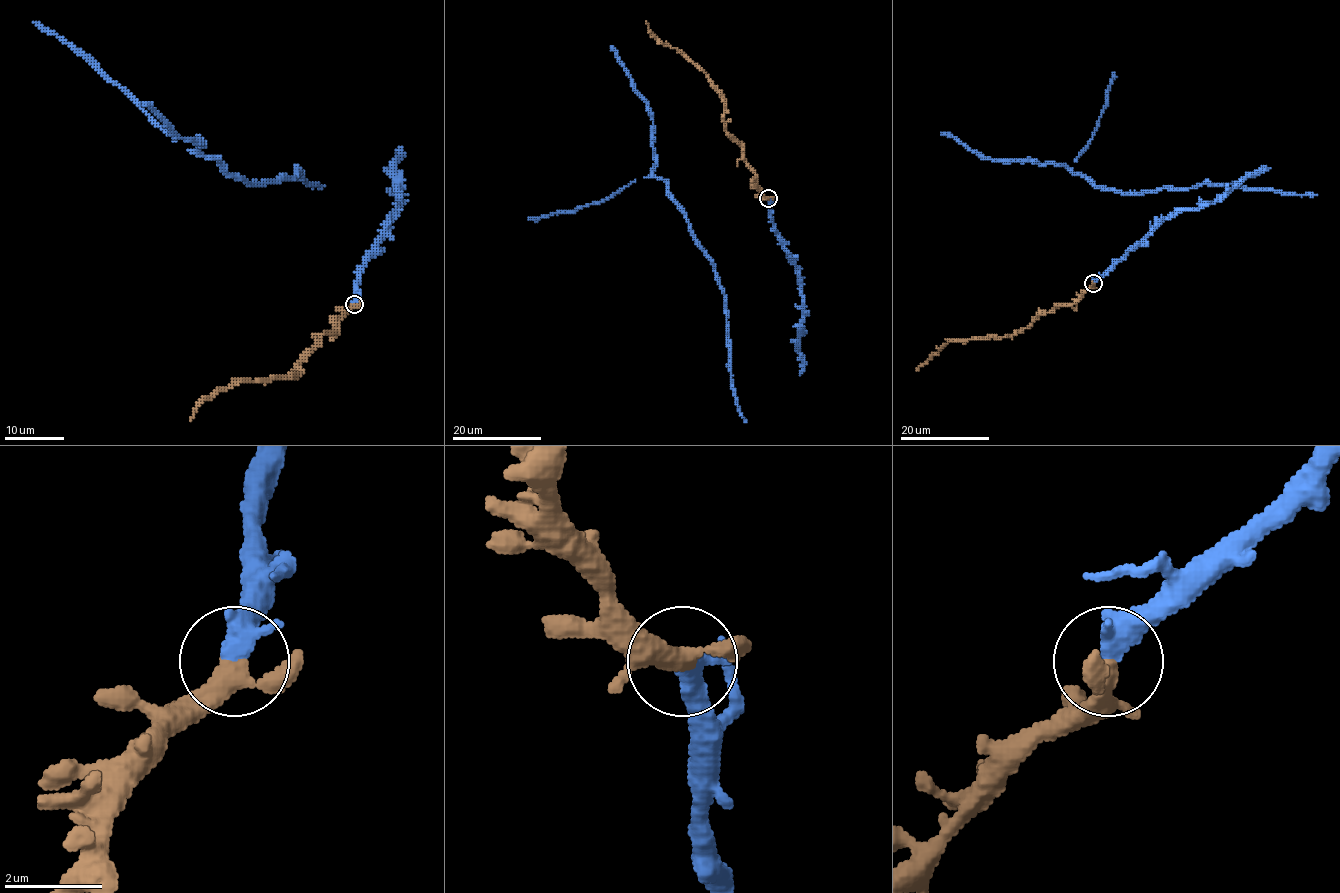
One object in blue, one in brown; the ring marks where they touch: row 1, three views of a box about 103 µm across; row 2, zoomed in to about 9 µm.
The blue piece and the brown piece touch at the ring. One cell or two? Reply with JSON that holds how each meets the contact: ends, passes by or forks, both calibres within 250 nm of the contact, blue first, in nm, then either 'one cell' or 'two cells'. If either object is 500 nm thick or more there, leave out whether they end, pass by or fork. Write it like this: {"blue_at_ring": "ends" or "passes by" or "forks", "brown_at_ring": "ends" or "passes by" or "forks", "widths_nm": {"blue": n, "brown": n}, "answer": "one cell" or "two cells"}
{"widths_nm": {"blue": 500, "brown": 360}, "answer": "one cell"}

